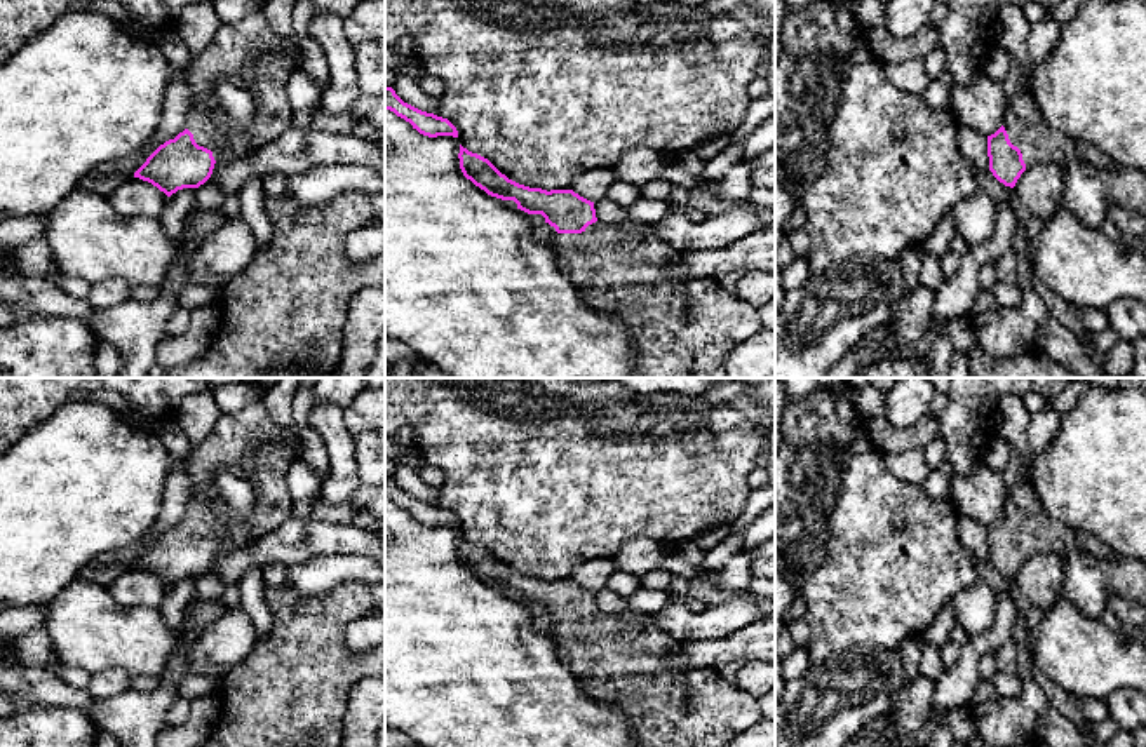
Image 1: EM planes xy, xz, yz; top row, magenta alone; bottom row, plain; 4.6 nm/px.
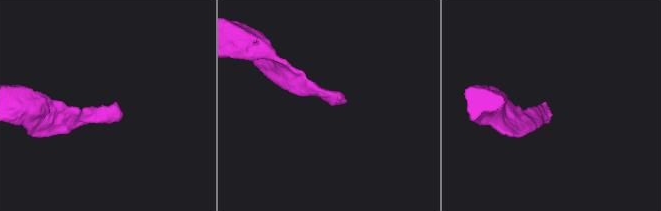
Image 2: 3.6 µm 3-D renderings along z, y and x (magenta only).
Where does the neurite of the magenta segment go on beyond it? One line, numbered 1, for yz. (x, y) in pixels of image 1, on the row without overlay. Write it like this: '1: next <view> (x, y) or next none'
1: next yz (1026, 519)

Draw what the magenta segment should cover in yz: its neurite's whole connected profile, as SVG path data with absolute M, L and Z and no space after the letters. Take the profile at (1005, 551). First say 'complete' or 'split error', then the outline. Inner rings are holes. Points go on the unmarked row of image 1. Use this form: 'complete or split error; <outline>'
split error; M1015 481L1008 488L1005 514L988 526L988 547L993 566L1010 578L1029 555L1043 552L1066 557L1085 550L1102 561L1116 559L1099 538L1047 515L1031 481Z

